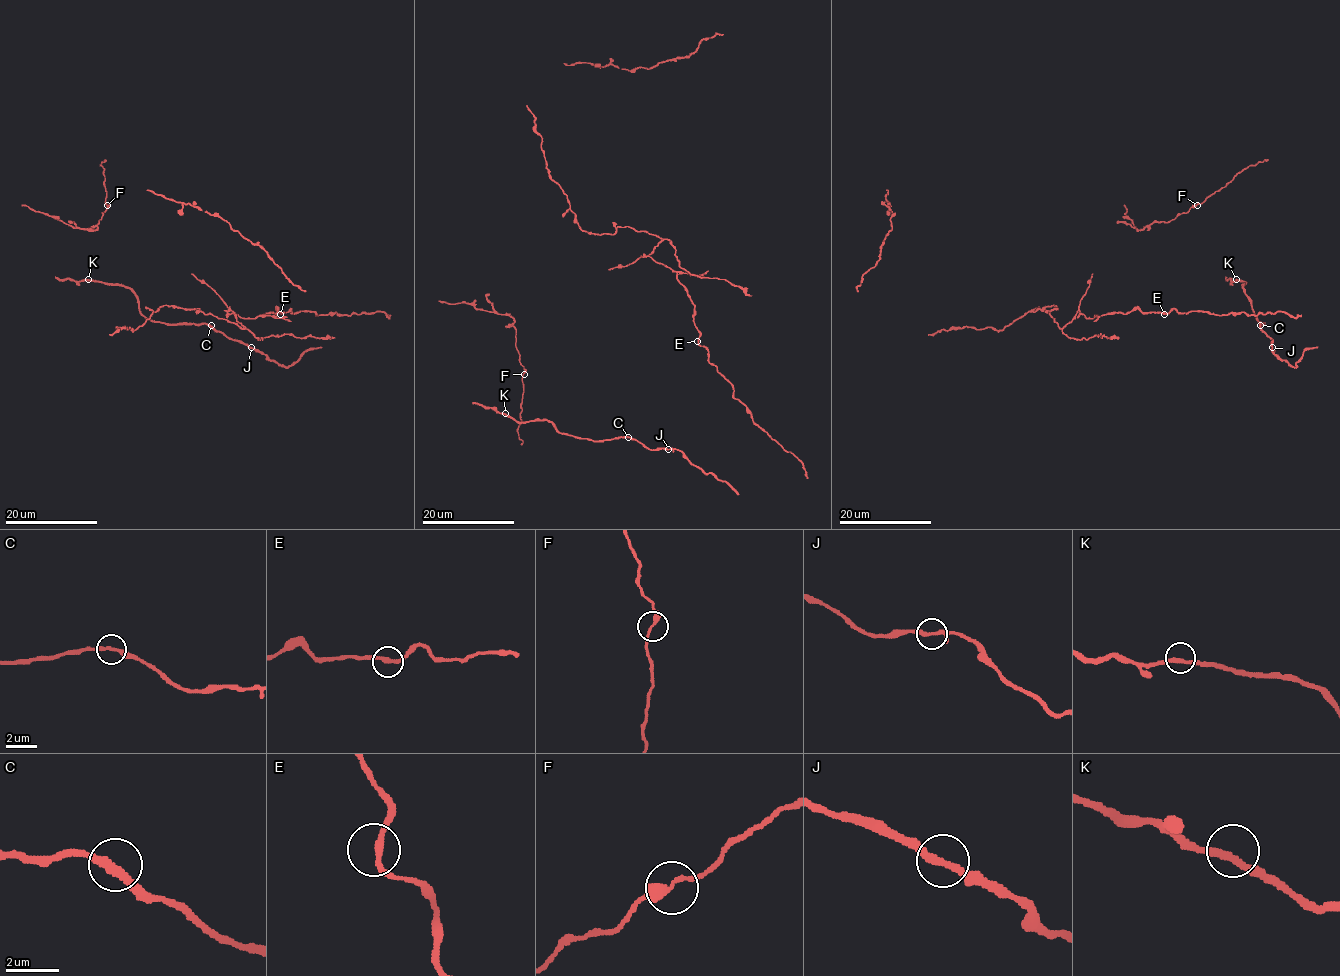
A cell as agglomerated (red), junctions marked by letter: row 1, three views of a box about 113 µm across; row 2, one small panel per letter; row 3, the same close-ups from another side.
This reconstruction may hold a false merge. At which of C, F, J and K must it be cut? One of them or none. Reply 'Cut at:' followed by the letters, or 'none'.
Cut at: J

